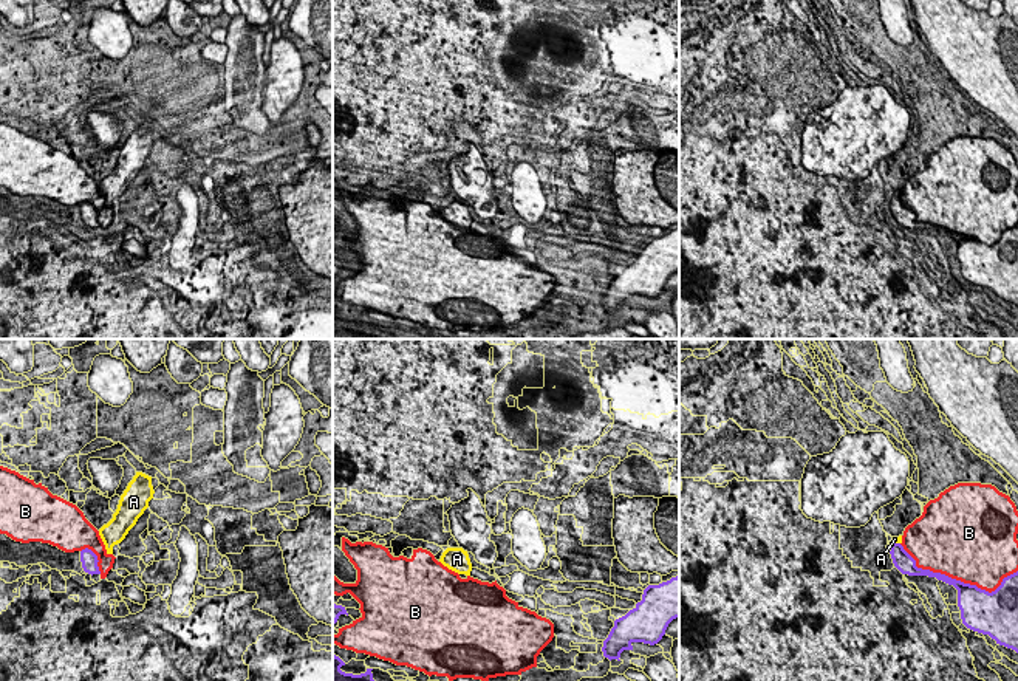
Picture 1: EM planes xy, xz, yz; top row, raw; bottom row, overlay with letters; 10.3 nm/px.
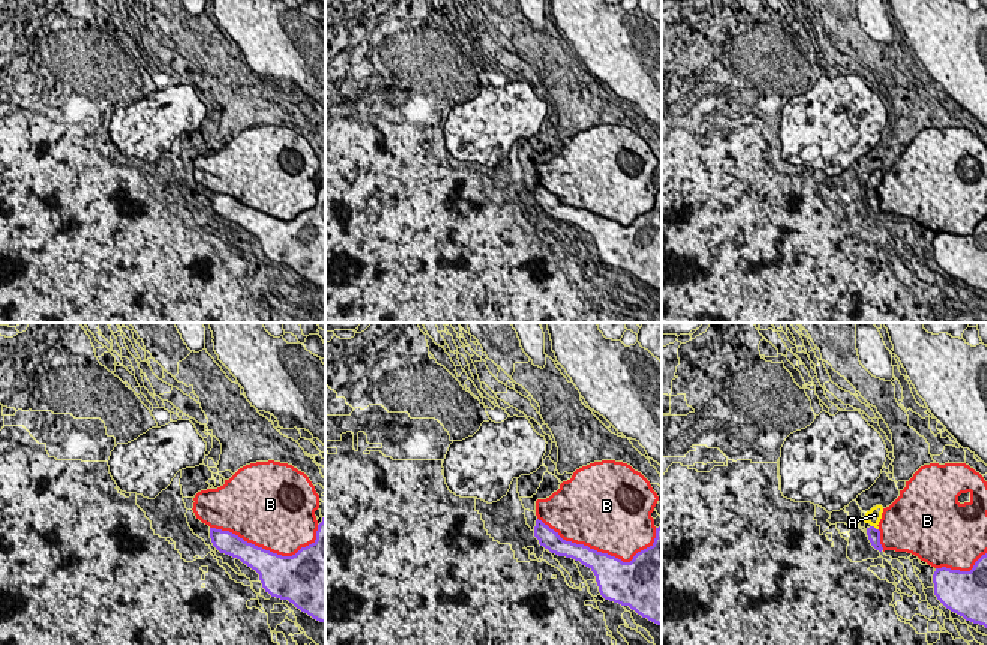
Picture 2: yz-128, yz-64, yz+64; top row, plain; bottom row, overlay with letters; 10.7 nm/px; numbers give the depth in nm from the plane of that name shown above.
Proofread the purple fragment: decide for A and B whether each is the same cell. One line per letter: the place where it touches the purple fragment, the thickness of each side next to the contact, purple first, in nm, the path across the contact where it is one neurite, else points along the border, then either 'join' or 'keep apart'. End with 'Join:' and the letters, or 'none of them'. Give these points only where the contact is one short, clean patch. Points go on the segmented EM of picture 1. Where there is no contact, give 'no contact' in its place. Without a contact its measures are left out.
A: contact yz (895, 542); calibres 200 and 60 nm; way yz (904, 562), (895, 542), (895, 539); join
B: contact yz (955, 579); calibres 280 and 500 nm; keep apart
Join: A

